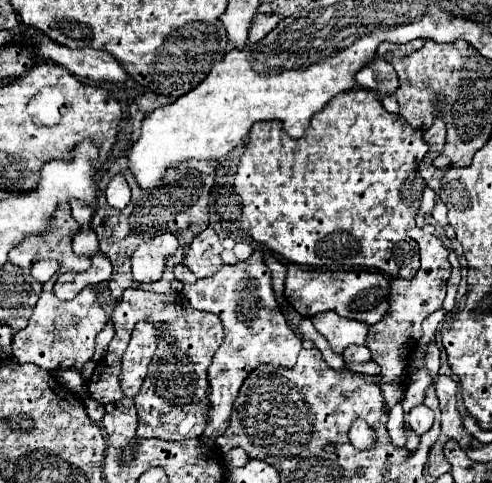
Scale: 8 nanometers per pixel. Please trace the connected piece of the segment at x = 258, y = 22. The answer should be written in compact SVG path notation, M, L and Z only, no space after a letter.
M258 13L258 15L252 19L248 43L258 43L258 41L264 39L278 23L280 23L280 17L278 17L278 15L264 15L264 13Z

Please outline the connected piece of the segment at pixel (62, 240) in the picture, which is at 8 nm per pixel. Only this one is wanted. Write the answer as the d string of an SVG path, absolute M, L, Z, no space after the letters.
M60 203L56 207L56 211L52 213L52 221L50 221L50 229L44 235L36 235L30 233L24 237L24 241L12 249L12 263L22 267L22 269L30 269L30 265L38 259L58 259L60 261L60 271L86 271L90 267L90 259L86 257L78 257L72 251L72 239L74 235L80 231L80 223L72 217L70 213L70 205L68 203Z

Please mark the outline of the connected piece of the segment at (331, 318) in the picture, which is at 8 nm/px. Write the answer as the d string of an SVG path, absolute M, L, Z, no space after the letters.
M318 313L310 321L328 339L330 347L338 355L348 345L364 345L366 343L366 323L344 319L336 313Z

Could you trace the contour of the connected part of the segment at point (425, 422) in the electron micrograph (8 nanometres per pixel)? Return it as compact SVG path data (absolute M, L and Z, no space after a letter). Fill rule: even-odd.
M418 405L410 411L408 419L410 419L410 427L414 429L414 433L424 435L434 423L434 411L430 411L426 405Z

